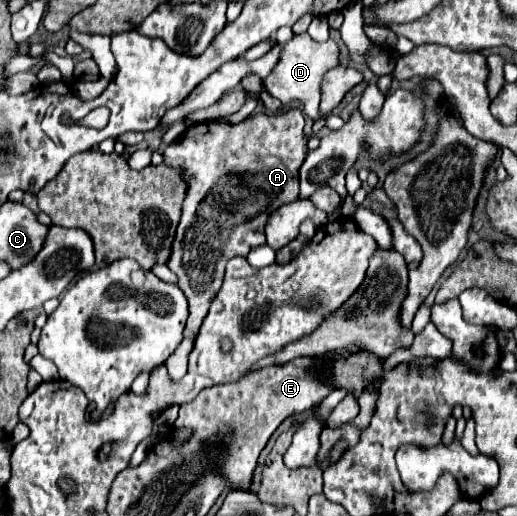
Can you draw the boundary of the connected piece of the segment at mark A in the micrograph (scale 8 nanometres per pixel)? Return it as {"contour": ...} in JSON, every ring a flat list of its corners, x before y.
{"contour":[[292,109,278,115,256,113,238,125,204,121,192,129,186,129,172,145,164,149,164,165,184,169,184,181,188,185,182,205,182,219,172,243,172,257,168,259,168,267,178,275,178,287,184,291,190,305,190,317,184,329,186,339,194,341,196,333,200,331,200,325,208,315,216,293,220,291,224,281,224,267,230,257,248,255,252,247,262,245,264,225,270,213,298,199,298,167,306,157,306,141,308,137,304,135,304,115,298,109]]}

